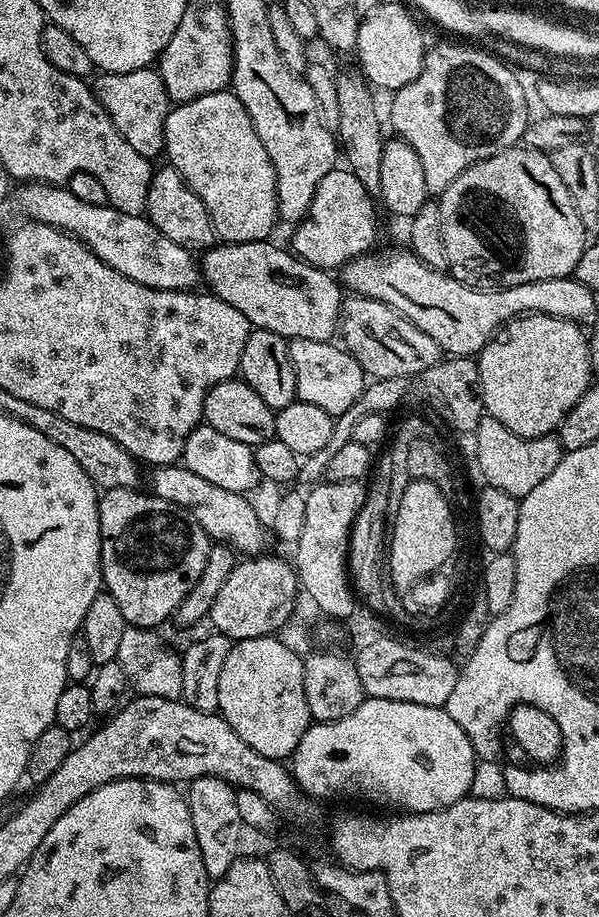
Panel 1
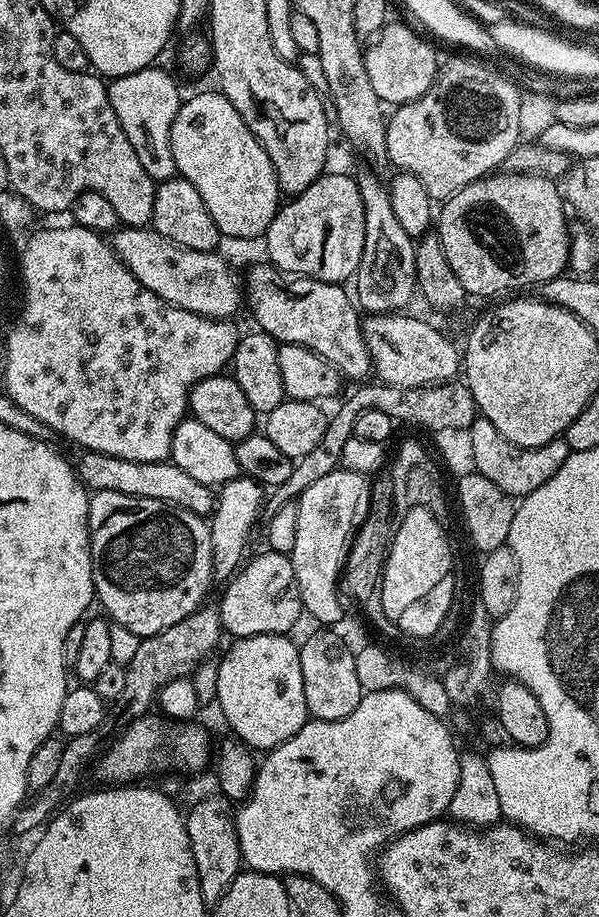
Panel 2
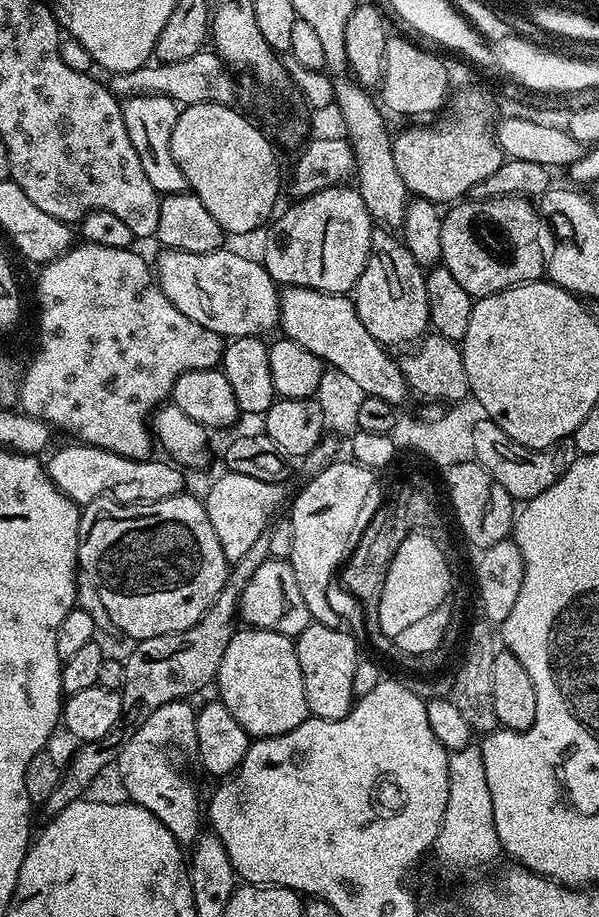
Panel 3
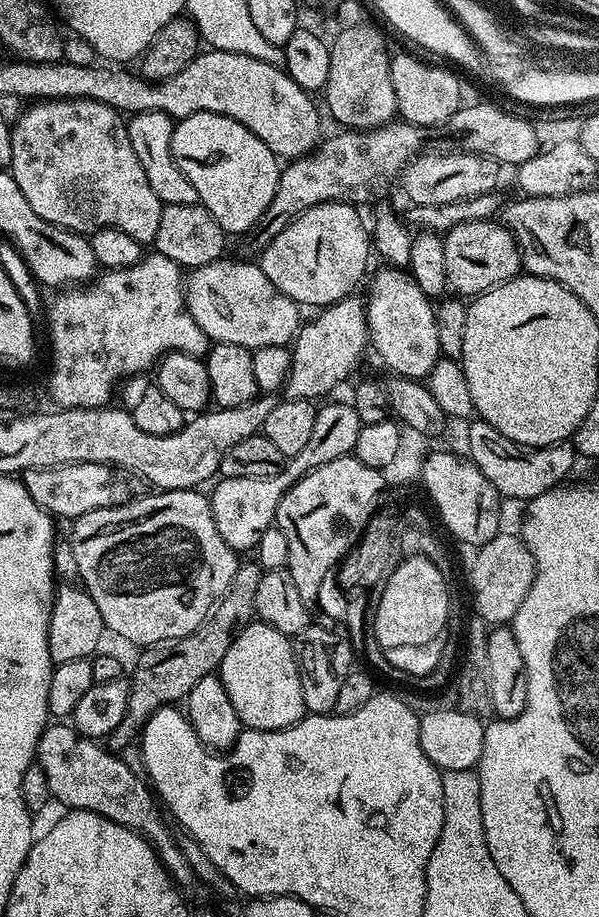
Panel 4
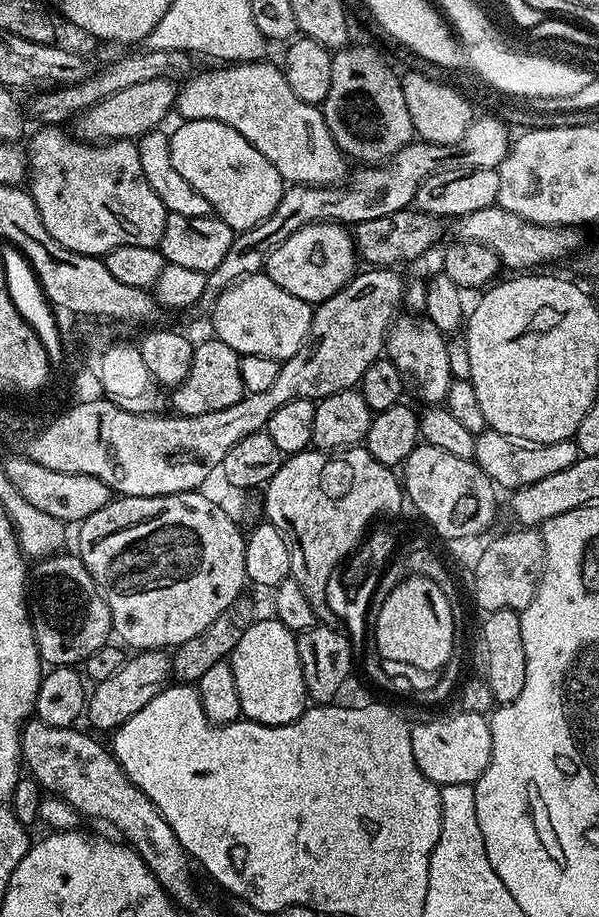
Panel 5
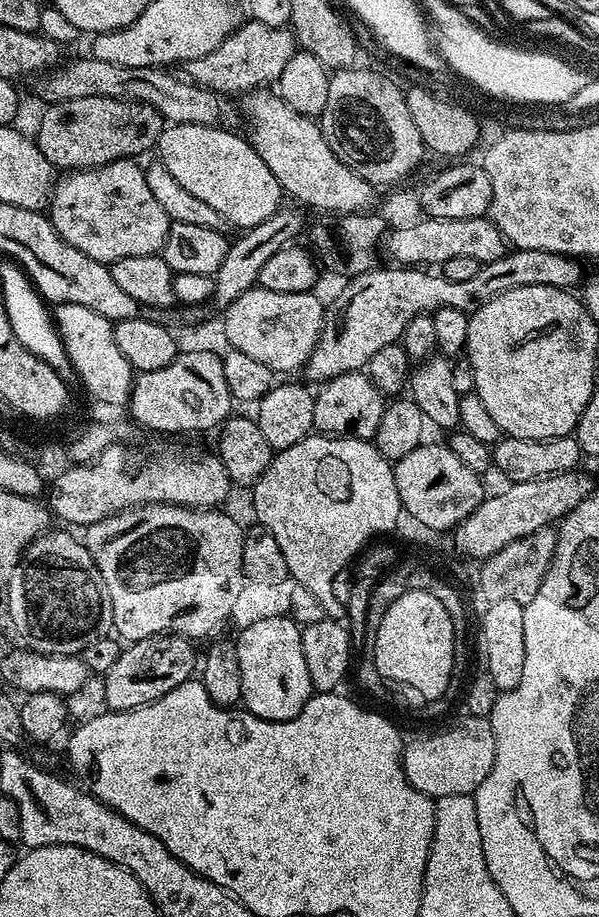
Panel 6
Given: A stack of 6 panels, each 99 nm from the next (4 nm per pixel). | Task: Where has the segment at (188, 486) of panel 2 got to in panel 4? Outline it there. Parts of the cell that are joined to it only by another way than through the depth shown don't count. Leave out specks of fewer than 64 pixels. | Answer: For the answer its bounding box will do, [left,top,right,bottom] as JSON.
[22,462,133,522]

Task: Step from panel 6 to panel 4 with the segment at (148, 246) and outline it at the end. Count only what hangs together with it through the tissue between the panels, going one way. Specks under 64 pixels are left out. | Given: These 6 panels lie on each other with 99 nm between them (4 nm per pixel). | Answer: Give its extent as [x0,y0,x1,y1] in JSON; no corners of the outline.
[10,100,162,246]

